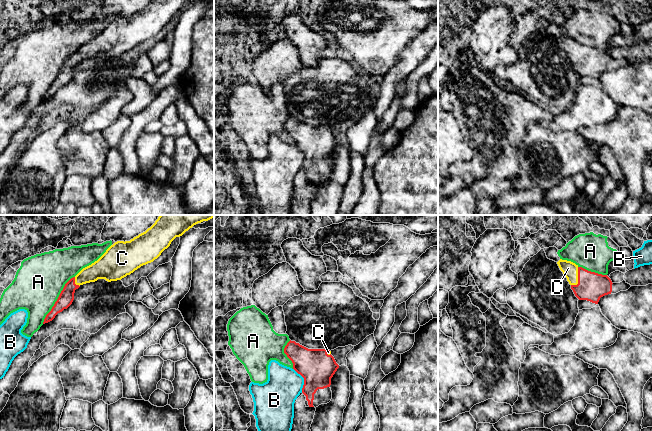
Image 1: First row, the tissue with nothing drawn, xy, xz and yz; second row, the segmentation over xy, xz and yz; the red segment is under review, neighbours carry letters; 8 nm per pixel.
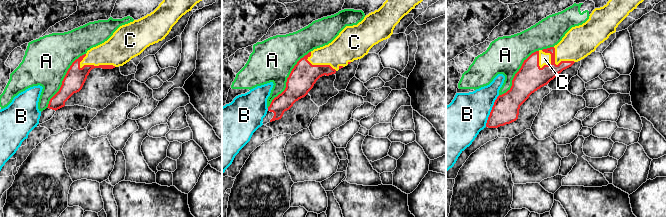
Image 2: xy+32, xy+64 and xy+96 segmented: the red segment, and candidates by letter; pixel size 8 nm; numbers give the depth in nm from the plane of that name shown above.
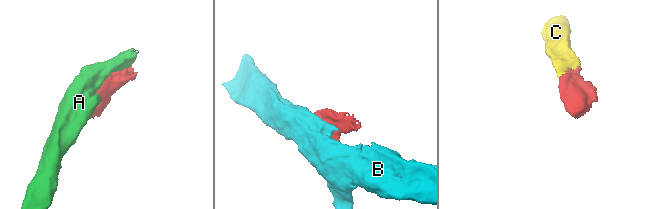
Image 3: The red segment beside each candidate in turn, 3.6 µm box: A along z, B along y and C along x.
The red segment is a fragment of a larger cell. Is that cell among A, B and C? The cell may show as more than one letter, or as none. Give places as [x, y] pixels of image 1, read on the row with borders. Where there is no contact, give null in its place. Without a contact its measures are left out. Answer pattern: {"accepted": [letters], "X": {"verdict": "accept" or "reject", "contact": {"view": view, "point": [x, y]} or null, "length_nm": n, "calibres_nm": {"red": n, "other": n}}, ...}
{"accepted": ["C"], "A": {"verdict": "reject", "contact": {"view": "xy", "point": [57, 299]}, "length_nm": 460, "calibres_nm": {"red": 120, "other": 380}}, "B": {"verdict": "reject", "contact": {"view": "xz", "point": [304, 380]}, "length_nm": 220, "calibres_nm": {"red": 280, "other": 280}}, "C": {"verdict": "accept", "contact": {"view": "yz", "point": [578, 278]}, "length_nm": 160, "calibres_nm": {"red": 220, "other": 120}}}

